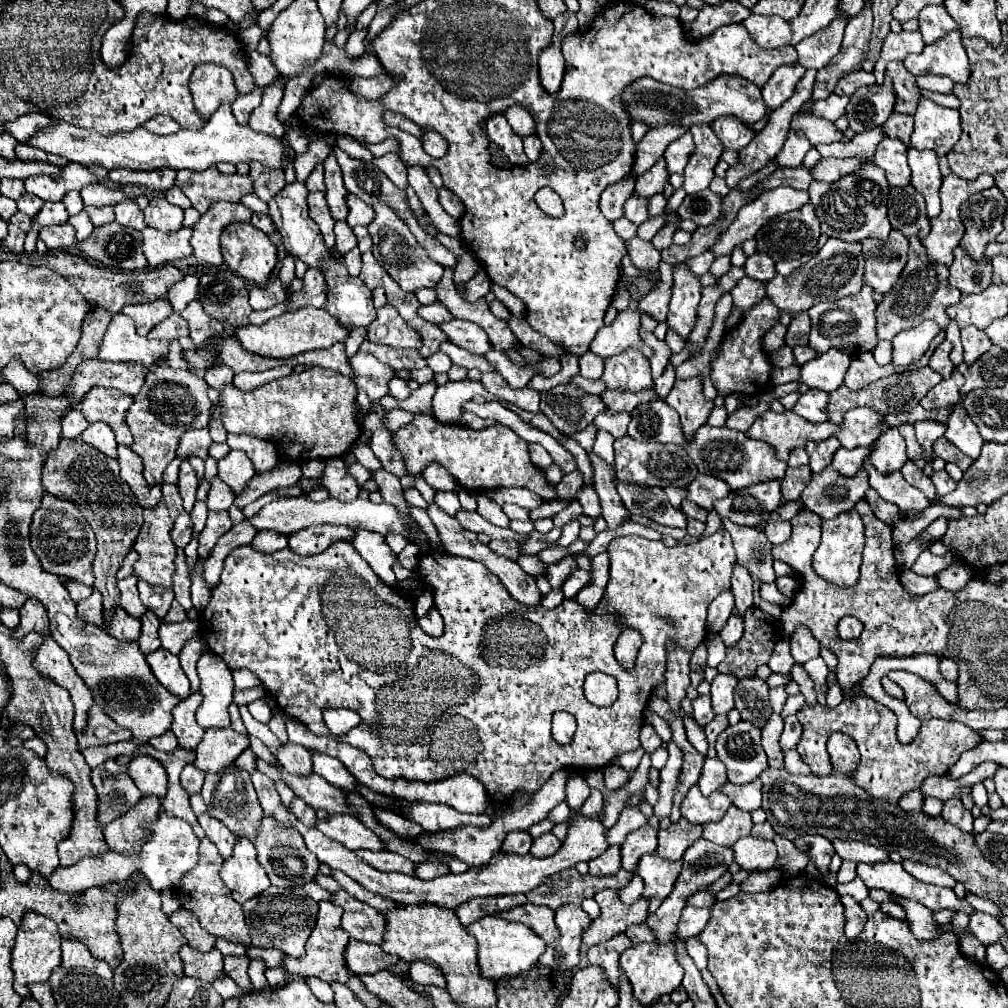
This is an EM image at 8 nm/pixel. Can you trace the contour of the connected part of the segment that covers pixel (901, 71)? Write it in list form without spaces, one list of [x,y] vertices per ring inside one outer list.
[[[892,62],[888,64],[888,72],[886,72],[892,82],[894,82],[894,90],[896,90],[896,112],[904,112],[904,114],[914,114],[916,112],[916,106],[918,106],[918,100],[922,98],[920,94],[920,88],[916,84],[916,78],[904,68],[902,62]]]

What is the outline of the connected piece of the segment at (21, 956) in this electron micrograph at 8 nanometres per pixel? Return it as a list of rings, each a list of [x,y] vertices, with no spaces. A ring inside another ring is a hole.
[[[30,912],[22,918],[22,924],[18,928],[16,944],[12,950],[12,970],[14,970],[14,990],[22,998],[30,998],[28,986],[34,982],[48,982],[54,968],[60,966],[60,934],[56,928],[56,922],[40,916],[36,912]]]

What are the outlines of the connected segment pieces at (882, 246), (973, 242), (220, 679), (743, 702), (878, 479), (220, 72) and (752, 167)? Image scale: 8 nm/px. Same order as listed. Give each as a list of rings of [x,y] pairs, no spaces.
[[[890,230],[886,240],[864,238],[860,244],[864,254],[864,282],[878,294],[888,292],[906,264],[908,238],[898,230]]]
[[[992,186],[988,190],[972,194],[960,206],[960,220],[966,228],[960,240],[960,246],[974,260],[986,260],[984,256],[986,244],[994,242],[996,236],[1000,234],[1004,204],[1006,204],[1006,198],[1000,196],[1000,190],[996,186]]]
[[[206,652],[198,660],[198,676],[202,680],[200,690],[204,696],[202,706],[196,712],[196,722],[208,728],[228,728],[228,706],[232,702],[232,672],[214,652]]]
[[[754,676],[754,678],[740,680],[740,688],[736,688],[734,692],[734,704],[742,720],[752,722],[756,728],[764,728],[764,724],[772,714],[772,708],[768,702],[768,690],[770,688],[766,680]]]
[[[864,462],[864,468],[870,476],[870,486],[884,498],[886,502],[892,502],[900,508],[902,514],[906,512],[922,512],[930,506],[928,498],[914,486],[910,486],[900,472],[894,472],[892,476],[880,476],[876,468],[868,468],[868,462]]]
[[[212,62],[196,64],[190,76],[190,90],[194,96],[194,106],[204,122],[210,120],[220,104],[234,102],[234,98],[238,96],[232,72]]]
[[[806,70],[806,74],[804,74],[804,76],[800,78],[800,82],[796,84],[796,90],[794,90],[792,98],[790,98],[790,100],[786,100],[780,108],[776,108],[776,110],[772,110],[772,112],[770,112],[768,124],[766,124],[766,126],[764,126],[764,128],[754,136],[754,140],[748,144],[748,148],[744,148],[744,150],[740,152],[740,164],[738,164],[738,166],[732,166],[732,168],[728,170],[728,174],[726,174],[726,184],[728,184],[730,188],[734,188],[742,178],[748,178],[750,174],[754,174],[754,172],[758,172],[760,168],[764,168],[764,166],[766,166],[766,162],[768,162],[770,158],[776,158],[776,156],[778,156],[778,152],[780,152],[780,148],[782,148],[784,140],[788,138],[792,116],[794,116],[796,112],[800,112],[800,108],[802,108],[802,106],[812,98],[814,76],[816,76],[816,70]]]

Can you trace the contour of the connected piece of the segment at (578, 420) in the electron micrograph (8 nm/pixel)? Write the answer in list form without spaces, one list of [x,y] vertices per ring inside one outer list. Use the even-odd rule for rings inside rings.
[[[560,384],[560,390],[540,394],[540,410],[558,430],[572,434],[584,430],[606,410],[606,404],[598,394],[588,394],[574,384]]]

